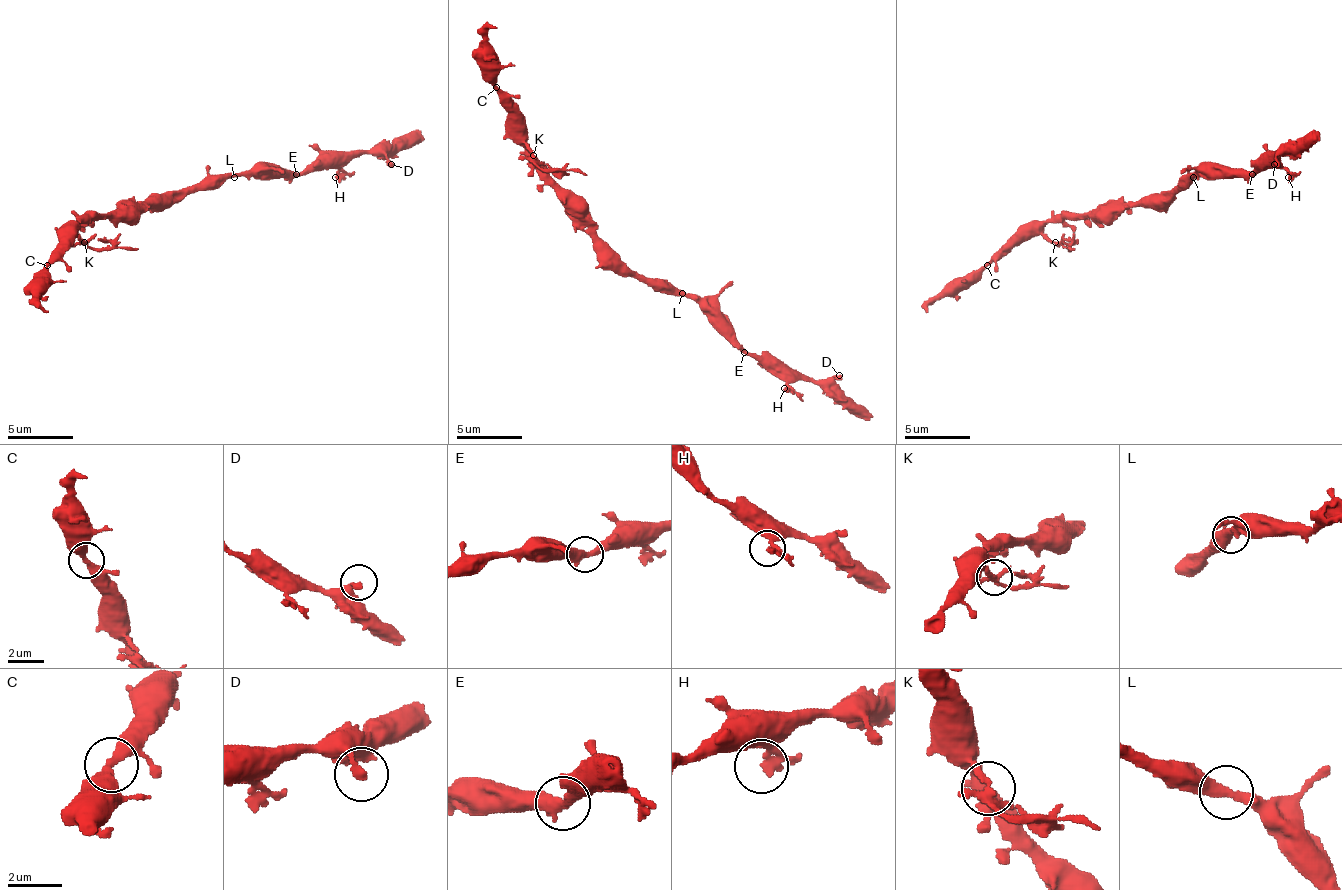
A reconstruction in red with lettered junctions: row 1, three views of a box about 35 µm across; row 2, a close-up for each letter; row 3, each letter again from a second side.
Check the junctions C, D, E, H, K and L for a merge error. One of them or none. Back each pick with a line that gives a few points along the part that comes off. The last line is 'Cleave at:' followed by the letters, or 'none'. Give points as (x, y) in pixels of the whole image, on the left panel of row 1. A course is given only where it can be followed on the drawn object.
K: course (83, 243), (93, 249), (139, 249)
Cleave at: K

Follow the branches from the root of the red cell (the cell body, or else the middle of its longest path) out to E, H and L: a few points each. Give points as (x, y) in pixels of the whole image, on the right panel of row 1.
E: (1160, 200), (1167, 200), (1189, 177), (1216, 171), (1248, 171), (1252, 174)
H: (1160, 200), (1167, 200), (1189, 177), (1216, 171), (1284, 167), (1288, 177)
L: (1160, 200), (1167, 200), (1193, 177)

